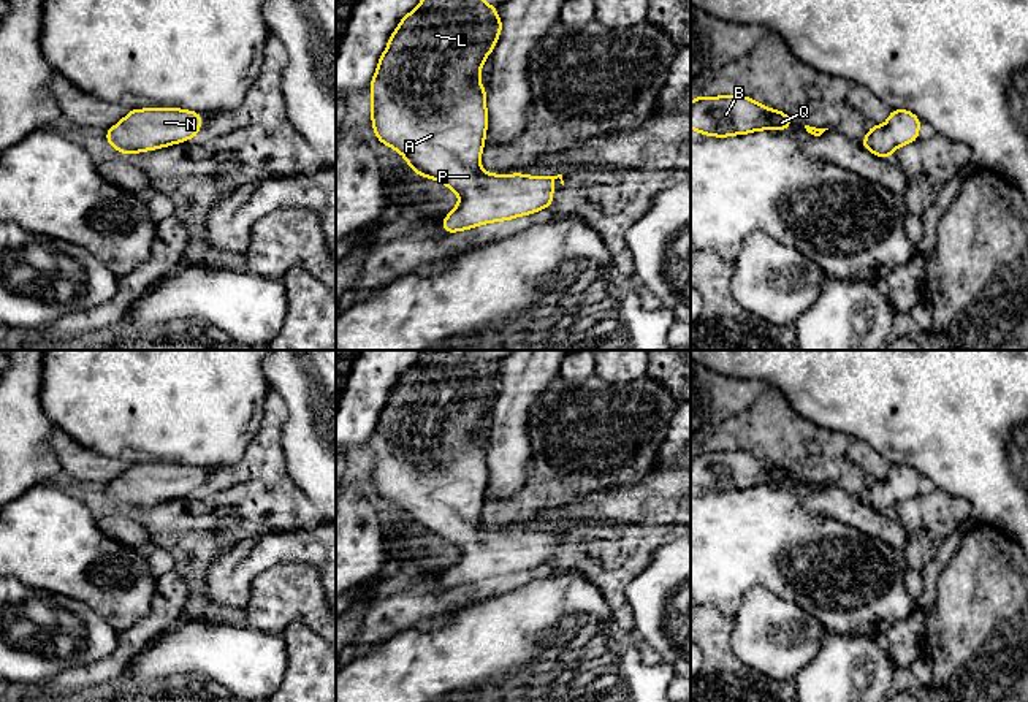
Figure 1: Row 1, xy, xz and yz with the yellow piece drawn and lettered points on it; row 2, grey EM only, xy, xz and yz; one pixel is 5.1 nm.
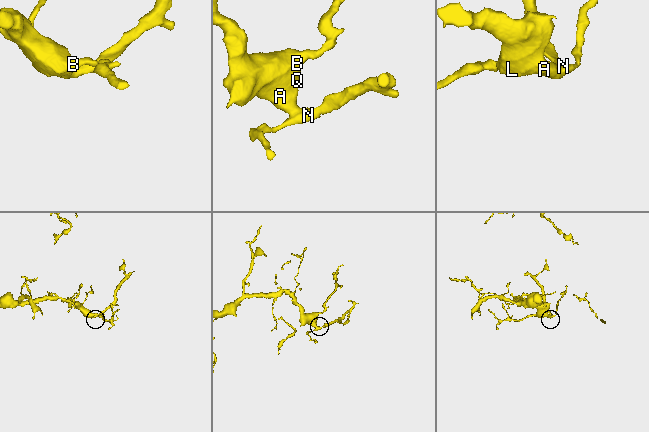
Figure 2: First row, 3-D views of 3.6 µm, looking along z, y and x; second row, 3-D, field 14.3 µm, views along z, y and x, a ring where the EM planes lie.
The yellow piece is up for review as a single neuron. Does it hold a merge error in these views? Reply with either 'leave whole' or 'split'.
leave whole

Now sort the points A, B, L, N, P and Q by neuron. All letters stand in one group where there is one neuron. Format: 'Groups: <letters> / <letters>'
Groups: A B L N P Q

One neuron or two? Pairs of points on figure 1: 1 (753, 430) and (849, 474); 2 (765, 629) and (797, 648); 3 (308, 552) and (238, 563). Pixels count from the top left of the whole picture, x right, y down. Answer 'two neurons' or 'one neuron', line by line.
1: one neuron
2: one neuron
3: one neuron

